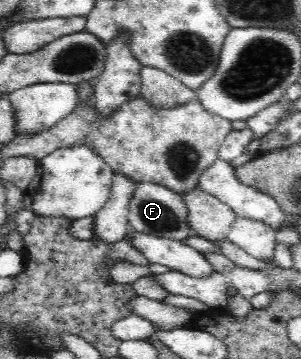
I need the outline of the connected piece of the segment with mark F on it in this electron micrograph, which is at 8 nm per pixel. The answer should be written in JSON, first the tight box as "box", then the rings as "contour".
{"box":[127,182,193,241],"contour":[[[141,182],[137,183],[136,192],[130,203],[130,213],[127,216],[128,226],[134,232],[183,241],[193,234],[187,223],[187,213],[187,204],[184,202],[183,194],[174,192],[162,184]]]}

